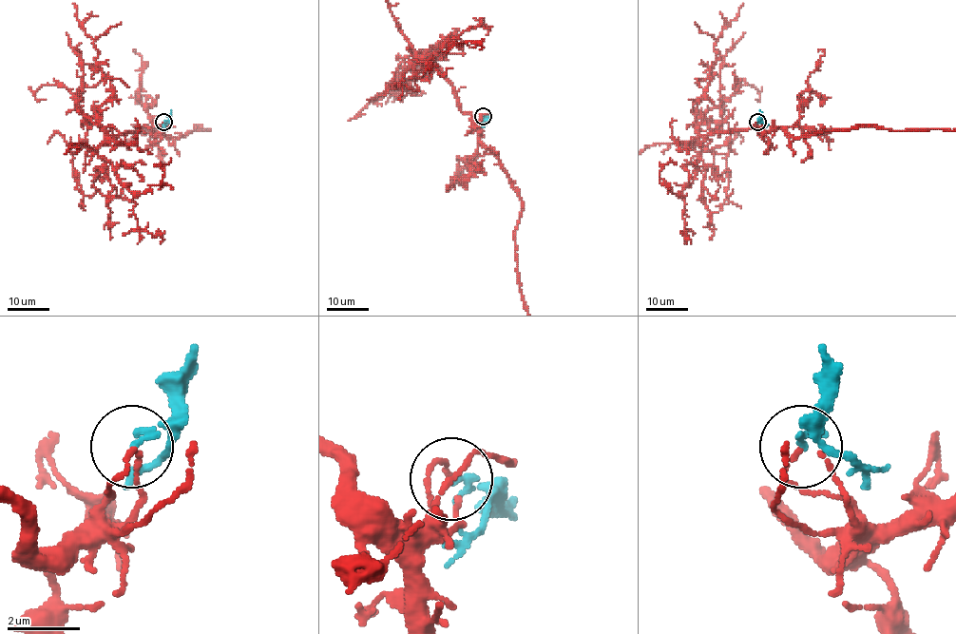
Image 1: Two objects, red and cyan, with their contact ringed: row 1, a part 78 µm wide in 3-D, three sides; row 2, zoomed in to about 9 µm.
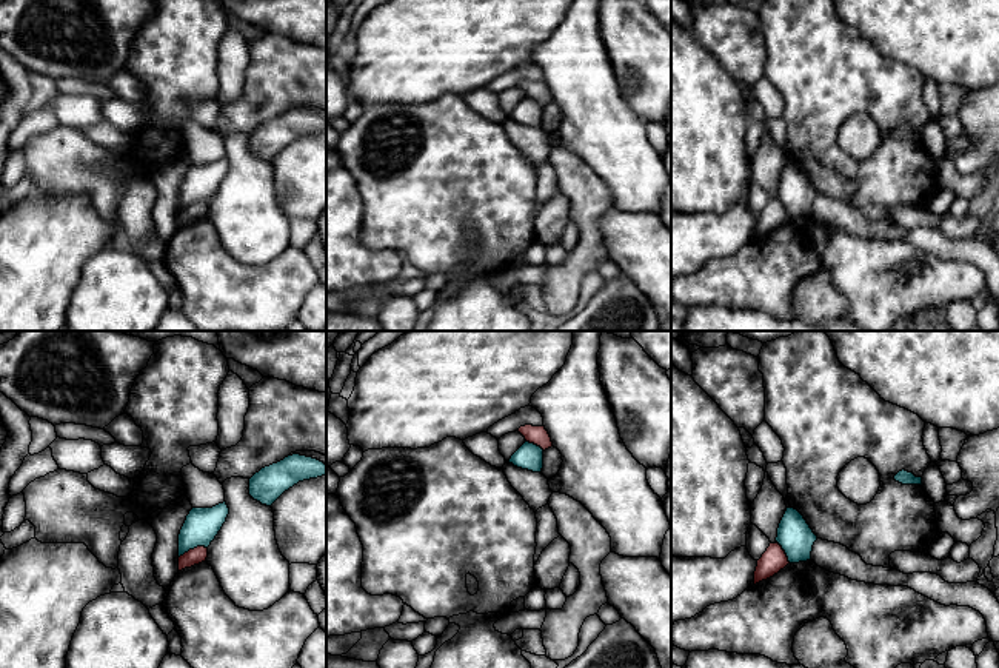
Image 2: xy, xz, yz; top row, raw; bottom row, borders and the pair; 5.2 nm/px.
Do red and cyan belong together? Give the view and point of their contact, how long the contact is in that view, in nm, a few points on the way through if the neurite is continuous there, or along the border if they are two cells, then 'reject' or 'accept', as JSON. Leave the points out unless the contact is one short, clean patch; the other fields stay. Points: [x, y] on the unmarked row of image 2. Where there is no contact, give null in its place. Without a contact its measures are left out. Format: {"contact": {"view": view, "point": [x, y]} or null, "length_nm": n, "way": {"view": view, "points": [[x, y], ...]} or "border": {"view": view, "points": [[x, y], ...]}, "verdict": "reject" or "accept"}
{"contact": {"view": "xy", "point": [194, 203]}, "length_nm": 160, "border": {"view": "xy", "points": [[207, 202], [190, 203], [179, 213]]}, "verdict": "reject"}

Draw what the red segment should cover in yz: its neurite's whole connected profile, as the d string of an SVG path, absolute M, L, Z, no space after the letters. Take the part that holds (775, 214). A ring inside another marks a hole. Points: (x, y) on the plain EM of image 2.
M770 199L767 206L762 209L762 212L757 215L757 222L754 226L754 240L773 232L780 225L783 225L788 220L788 212L782 202L776 199Z

